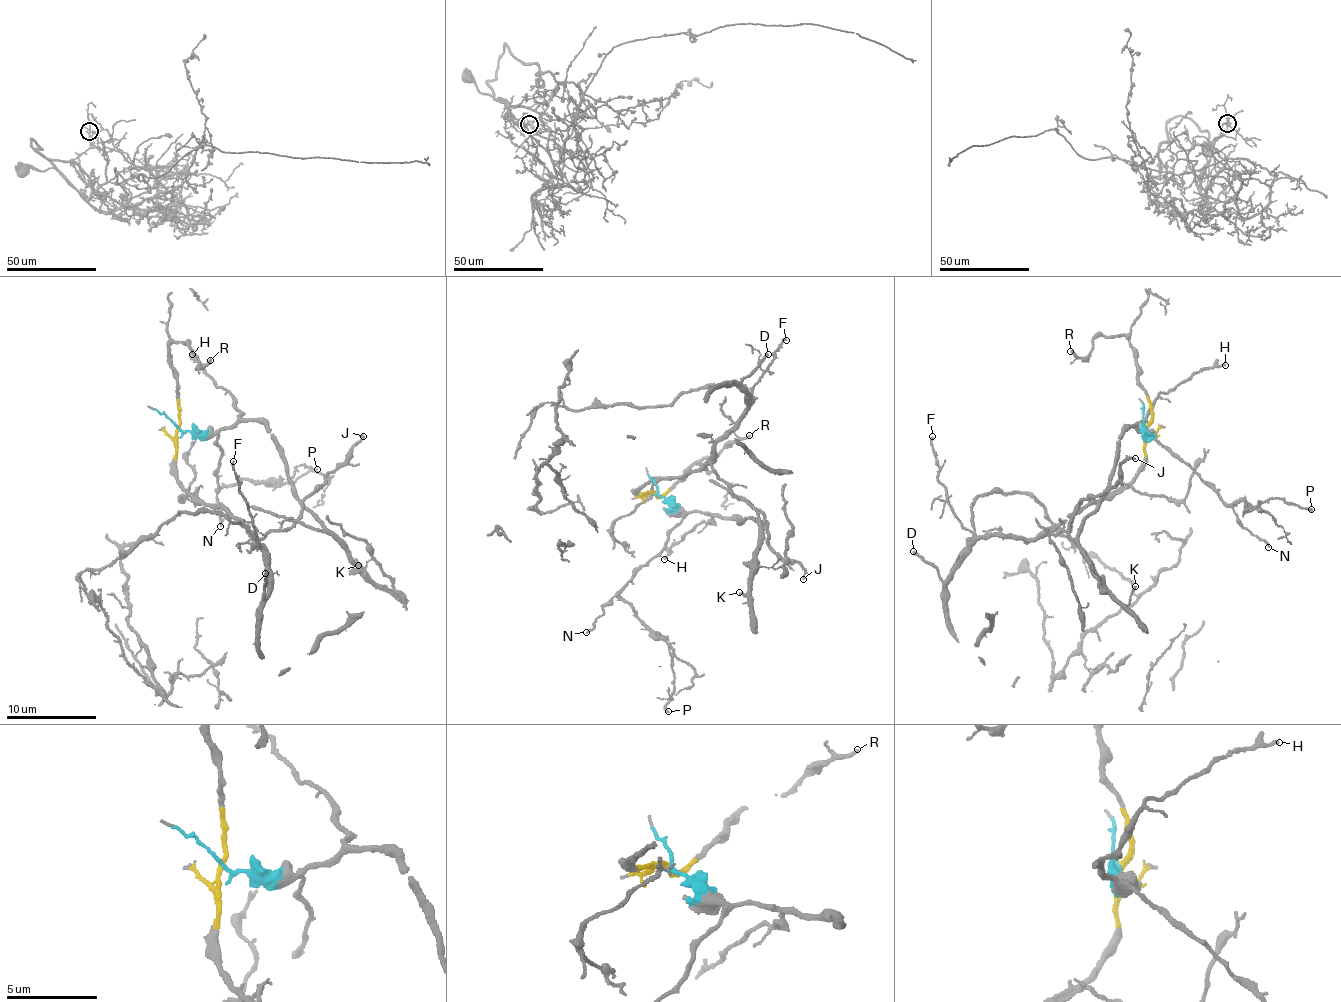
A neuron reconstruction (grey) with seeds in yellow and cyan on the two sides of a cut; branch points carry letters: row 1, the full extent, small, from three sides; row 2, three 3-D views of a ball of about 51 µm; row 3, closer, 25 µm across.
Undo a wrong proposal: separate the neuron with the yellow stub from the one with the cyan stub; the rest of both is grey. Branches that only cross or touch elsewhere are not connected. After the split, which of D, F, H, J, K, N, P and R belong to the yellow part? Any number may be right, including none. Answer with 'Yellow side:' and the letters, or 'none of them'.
Yellow side: D, F, J, R

